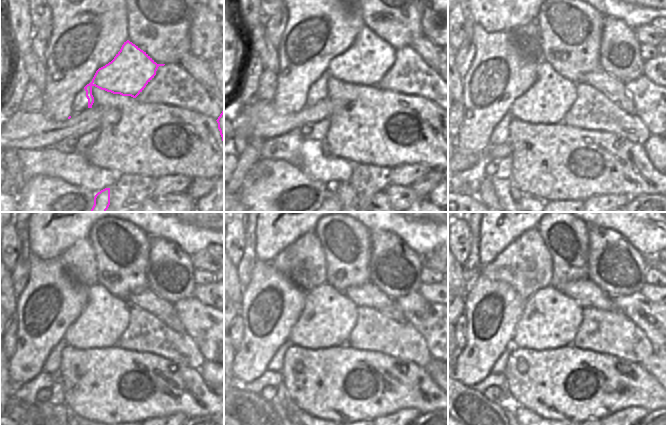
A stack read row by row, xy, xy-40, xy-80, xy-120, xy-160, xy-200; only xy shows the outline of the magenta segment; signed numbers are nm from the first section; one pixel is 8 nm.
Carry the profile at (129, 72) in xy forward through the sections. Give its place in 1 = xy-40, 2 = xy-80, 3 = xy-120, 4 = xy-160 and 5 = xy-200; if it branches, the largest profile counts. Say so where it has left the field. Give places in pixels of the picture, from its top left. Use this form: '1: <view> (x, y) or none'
1: xy-40 (370, 58)
2: xy-80 (553, 93)
3: xy-120 (106, 315)
4: xy-160 (328, 317)
5: xy-200 (550, 319)

